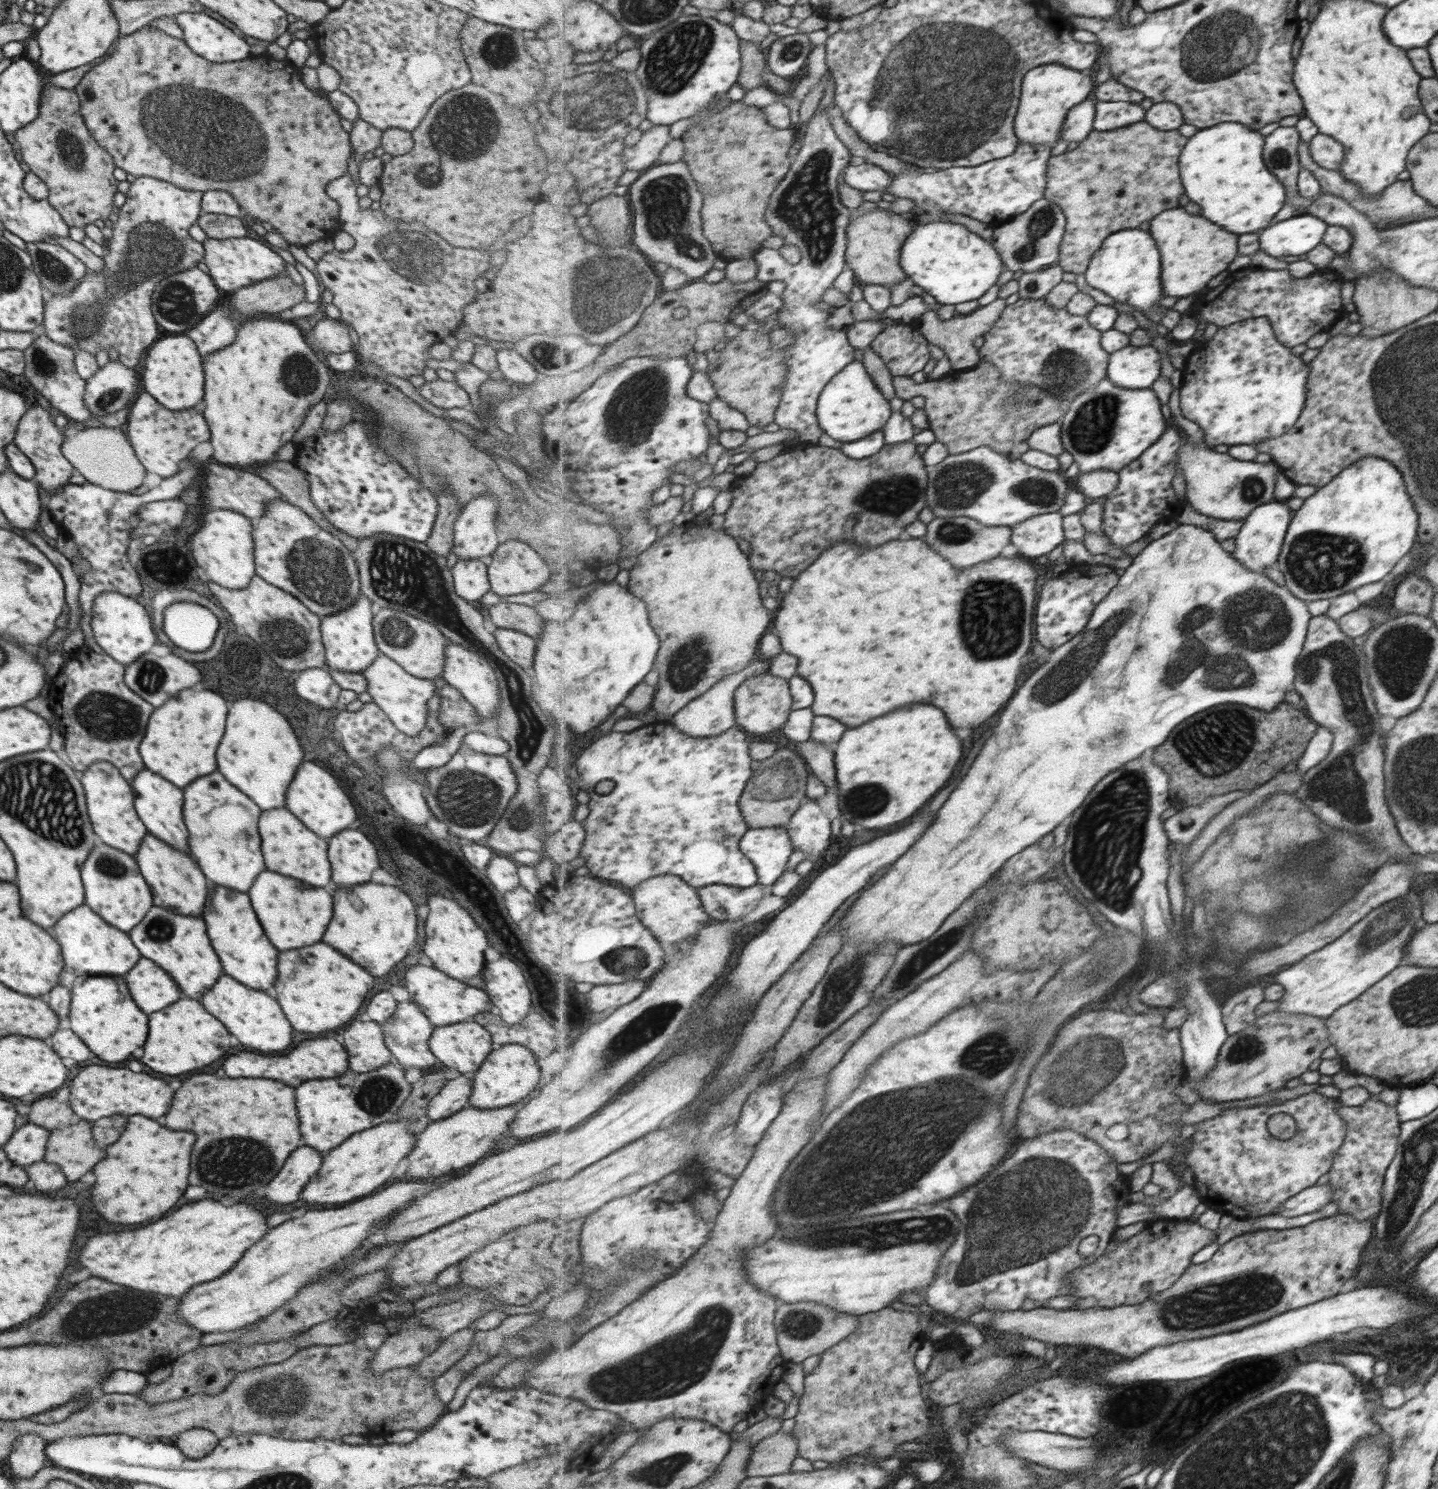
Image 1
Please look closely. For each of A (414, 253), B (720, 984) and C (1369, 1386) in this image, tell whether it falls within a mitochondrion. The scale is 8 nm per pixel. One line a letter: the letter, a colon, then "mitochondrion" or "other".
A: mitochondrion
B: other
C: other

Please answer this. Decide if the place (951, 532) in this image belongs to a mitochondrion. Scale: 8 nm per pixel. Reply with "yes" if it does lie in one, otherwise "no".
yes

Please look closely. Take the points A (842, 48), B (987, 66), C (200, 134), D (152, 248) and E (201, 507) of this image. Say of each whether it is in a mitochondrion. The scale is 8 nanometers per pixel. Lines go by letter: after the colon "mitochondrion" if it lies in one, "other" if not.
A: other
B: mitochondrion
C: mitochondrion
D: mitochondrion
E: other

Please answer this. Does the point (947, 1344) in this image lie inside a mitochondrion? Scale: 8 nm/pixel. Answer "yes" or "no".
no

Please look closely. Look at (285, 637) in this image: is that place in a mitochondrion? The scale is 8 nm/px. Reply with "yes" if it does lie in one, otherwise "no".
yes

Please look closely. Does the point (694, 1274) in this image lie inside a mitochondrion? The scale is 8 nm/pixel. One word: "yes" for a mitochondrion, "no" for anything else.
no

